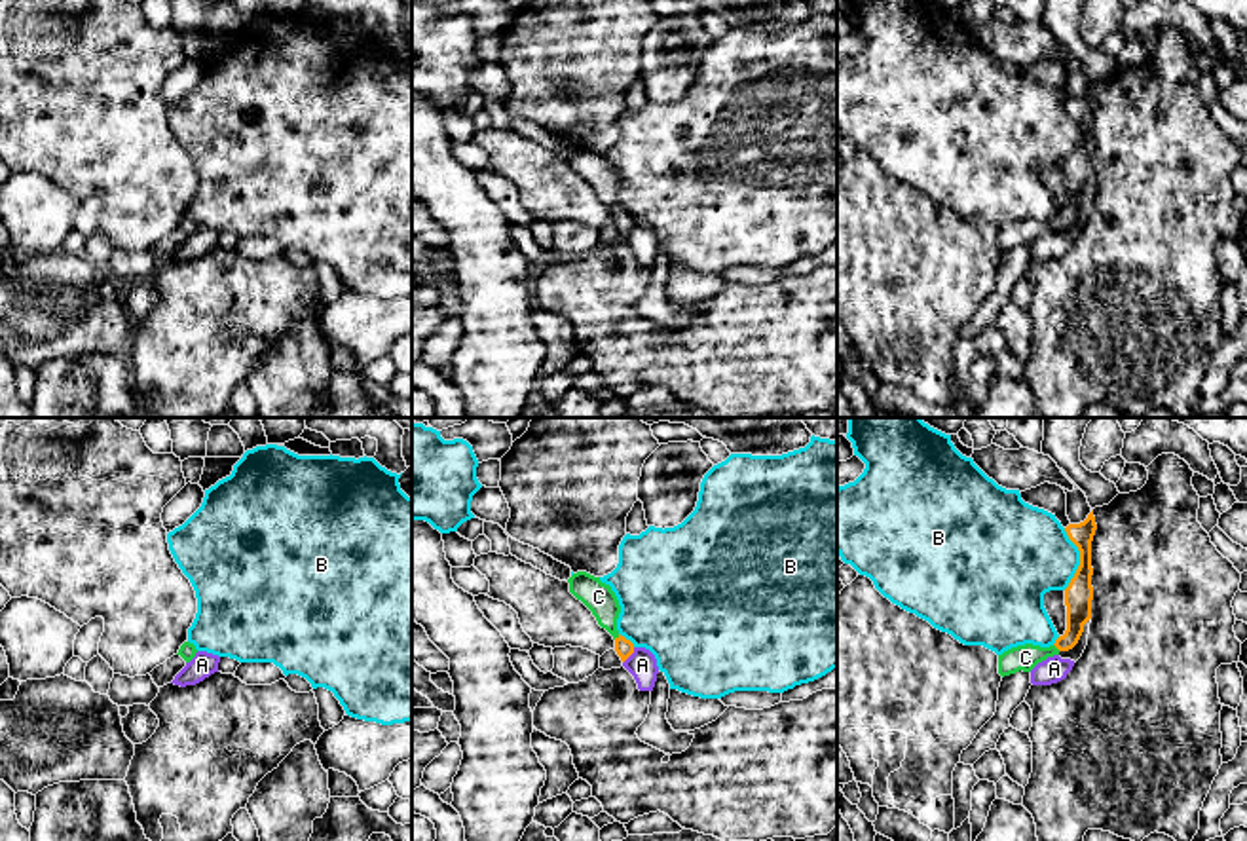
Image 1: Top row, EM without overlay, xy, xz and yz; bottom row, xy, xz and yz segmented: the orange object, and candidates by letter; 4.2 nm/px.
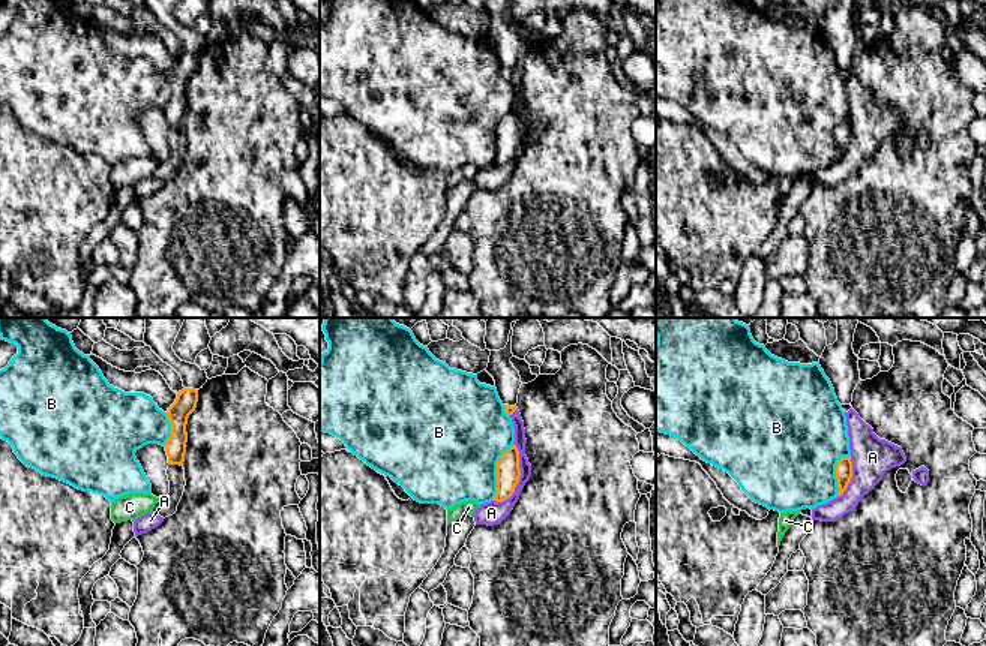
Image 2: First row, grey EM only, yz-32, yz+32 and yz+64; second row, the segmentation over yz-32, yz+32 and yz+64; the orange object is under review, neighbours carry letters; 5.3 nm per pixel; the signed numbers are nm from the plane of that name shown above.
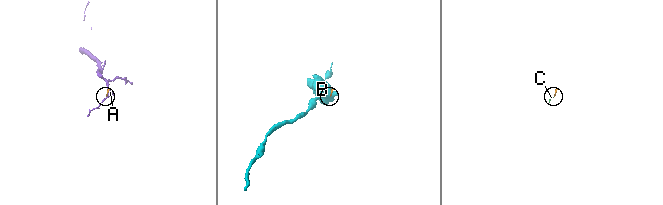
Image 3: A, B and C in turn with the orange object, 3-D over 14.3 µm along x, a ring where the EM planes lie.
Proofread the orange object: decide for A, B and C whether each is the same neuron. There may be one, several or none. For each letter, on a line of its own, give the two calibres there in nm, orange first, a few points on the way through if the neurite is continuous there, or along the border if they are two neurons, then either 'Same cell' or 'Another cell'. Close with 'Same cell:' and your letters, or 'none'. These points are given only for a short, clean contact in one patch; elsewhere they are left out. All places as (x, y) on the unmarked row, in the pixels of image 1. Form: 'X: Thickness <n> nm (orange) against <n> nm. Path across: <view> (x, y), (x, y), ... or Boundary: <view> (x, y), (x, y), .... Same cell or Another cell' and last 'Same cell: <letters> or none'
A: Thickness 80 nm (orange) against 120 nm. Boundary: xz (634, 223), (623, 238). Another cell
B: Thickness 120 nm (orange) against 400 nm. Boundary: yz (1063, 103), (1079, 126), (1079, 143), (1065, 164). Another cell
C: Thickness 80 nm (orange) against 130 nm. Path across: xz (625, 223), (615, 213), (598, 171). Same cell
Same cell: C

